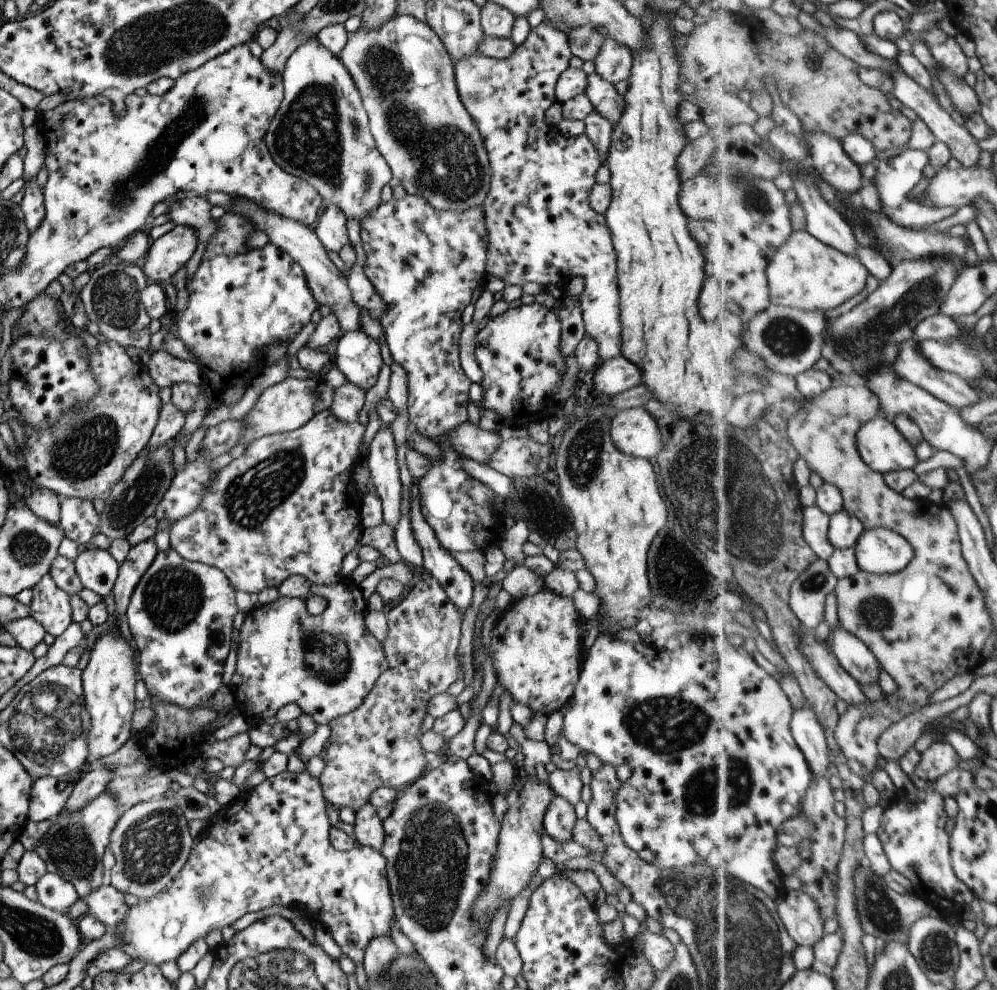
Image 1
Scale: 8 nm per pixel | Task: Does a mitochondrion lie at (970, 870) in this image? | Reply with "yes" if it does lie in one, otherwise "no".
no

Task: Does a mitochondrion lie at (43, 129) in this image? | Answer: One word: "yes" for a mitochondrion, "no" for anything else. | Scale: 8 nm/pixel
no

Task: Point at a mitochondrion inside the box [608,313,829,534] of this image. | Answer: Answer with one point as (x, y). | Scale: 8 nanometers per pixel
(786, 338)

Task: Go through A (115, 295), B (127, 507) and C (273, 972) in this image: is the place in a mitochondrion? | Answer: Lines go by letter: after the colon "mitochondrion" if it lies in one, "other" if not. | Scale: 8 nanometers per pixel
A: mitochondrion
B: mitochondrion
C: mitochondrion

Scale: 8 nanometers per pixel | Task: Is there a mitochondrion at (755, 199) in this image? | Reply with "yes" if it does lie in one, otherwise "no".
yes

